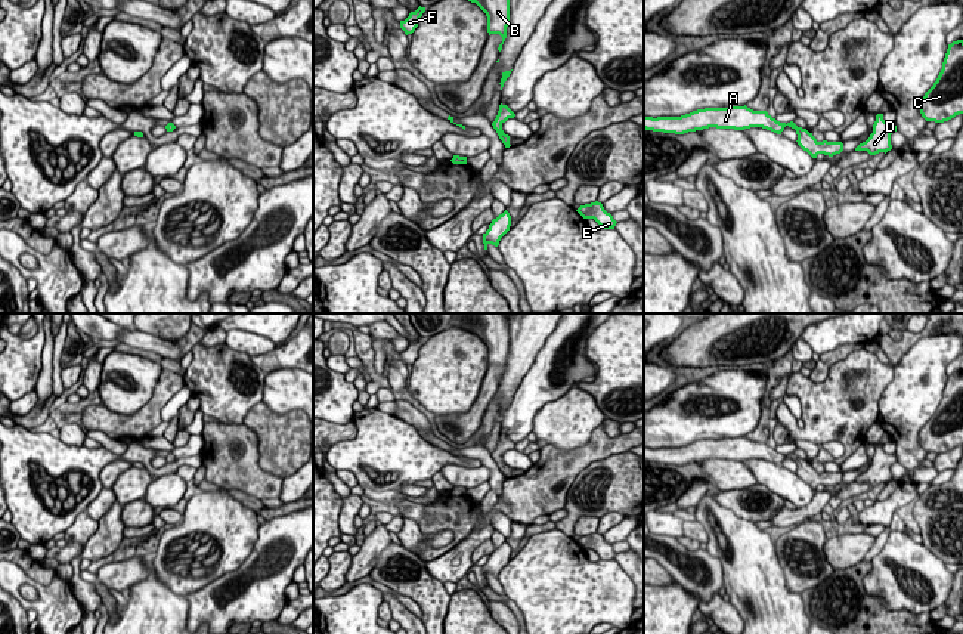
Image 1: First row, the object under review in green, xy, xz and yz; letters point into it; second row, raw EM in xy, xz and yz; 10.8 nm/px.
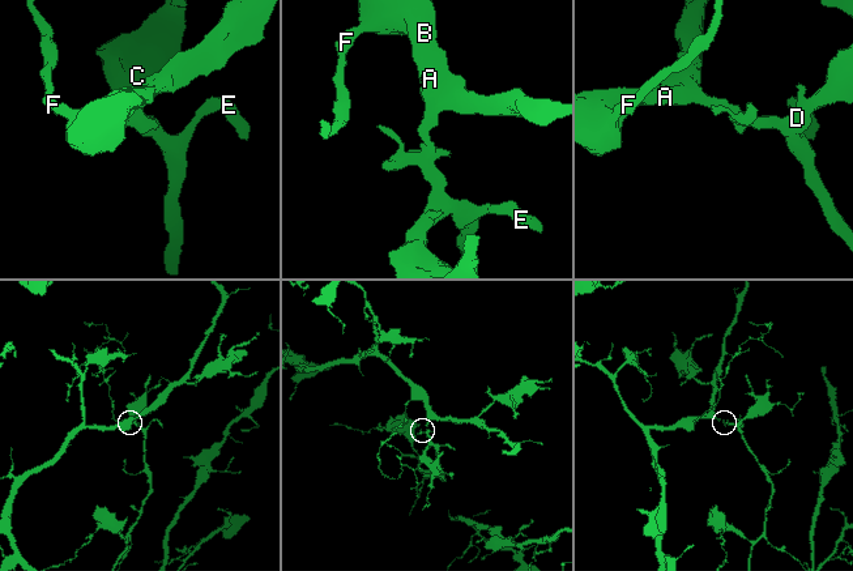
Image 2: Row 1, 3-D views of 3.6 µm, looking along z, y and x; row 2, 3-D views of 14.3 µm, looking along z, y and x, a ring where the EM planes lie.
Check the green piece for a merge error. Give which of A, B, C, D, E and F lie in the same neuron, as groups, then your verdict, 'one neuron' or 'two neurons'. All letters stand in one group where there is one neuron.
A B C D E F; one neuron

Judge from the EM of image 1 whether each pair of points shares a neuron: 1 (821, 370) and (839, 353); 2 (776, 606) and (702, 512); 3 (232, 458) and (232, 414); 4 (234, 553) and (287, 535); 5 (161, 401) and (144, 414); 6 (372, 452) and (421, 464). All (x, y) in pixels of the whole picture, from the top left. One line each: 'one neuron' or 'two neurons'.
1: one neuron
2: one neuron
3: two neurons
4: two neurons
5: one neuron
6: one neuron

